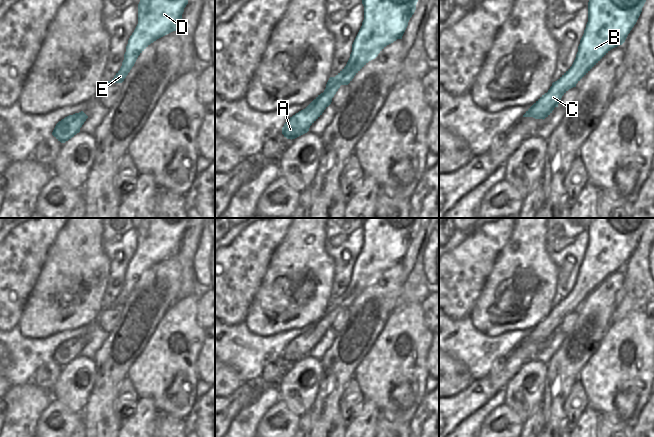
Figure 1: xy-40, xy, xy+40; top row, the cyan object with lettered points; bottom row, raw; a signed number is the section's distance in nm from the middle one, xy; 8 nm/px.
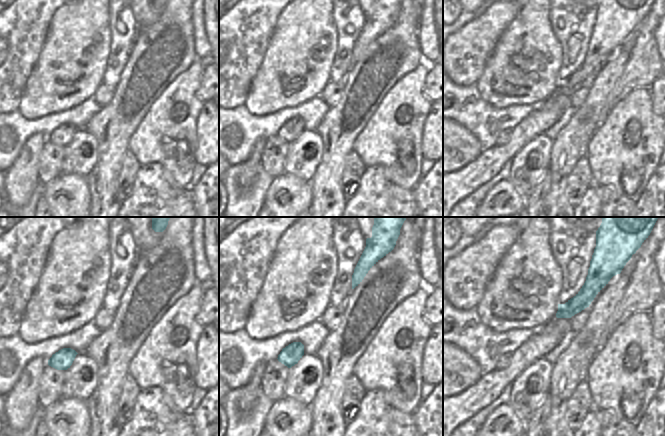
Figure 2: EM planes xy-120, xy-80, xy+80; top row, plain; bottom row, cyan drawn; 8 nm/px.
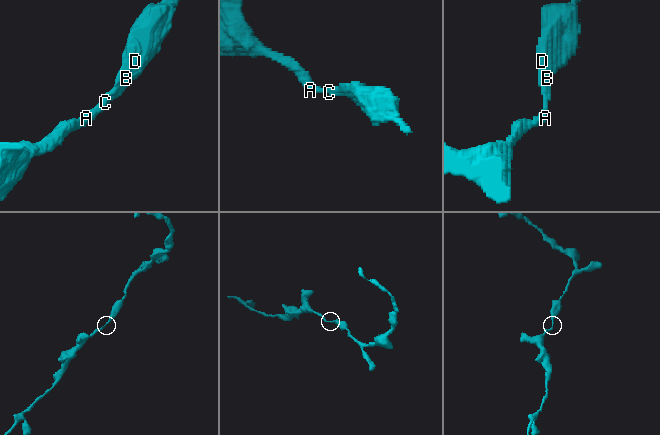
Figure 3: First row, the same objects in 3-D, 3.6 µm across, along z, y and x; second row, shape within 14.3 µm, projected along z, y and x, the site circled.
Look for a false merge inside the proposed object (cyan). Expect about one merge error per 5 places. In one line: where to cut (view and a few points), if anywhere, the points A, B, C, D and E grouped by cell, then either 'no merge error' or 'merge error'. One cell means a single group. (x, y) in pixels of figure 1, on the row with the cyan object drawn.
no cut; A B C D E; no merge error

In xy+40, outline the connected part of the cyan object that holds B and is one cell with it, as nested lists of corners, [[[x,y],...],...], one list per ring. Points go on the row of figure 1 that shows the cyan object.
[[[589,0],[588,22],[572,66],[523,115],[545,119],[562,96],[613,48],[622,45],[646,0]]]

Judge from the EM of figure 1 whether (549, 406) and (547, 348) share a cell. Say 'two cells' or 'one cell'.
two cells

